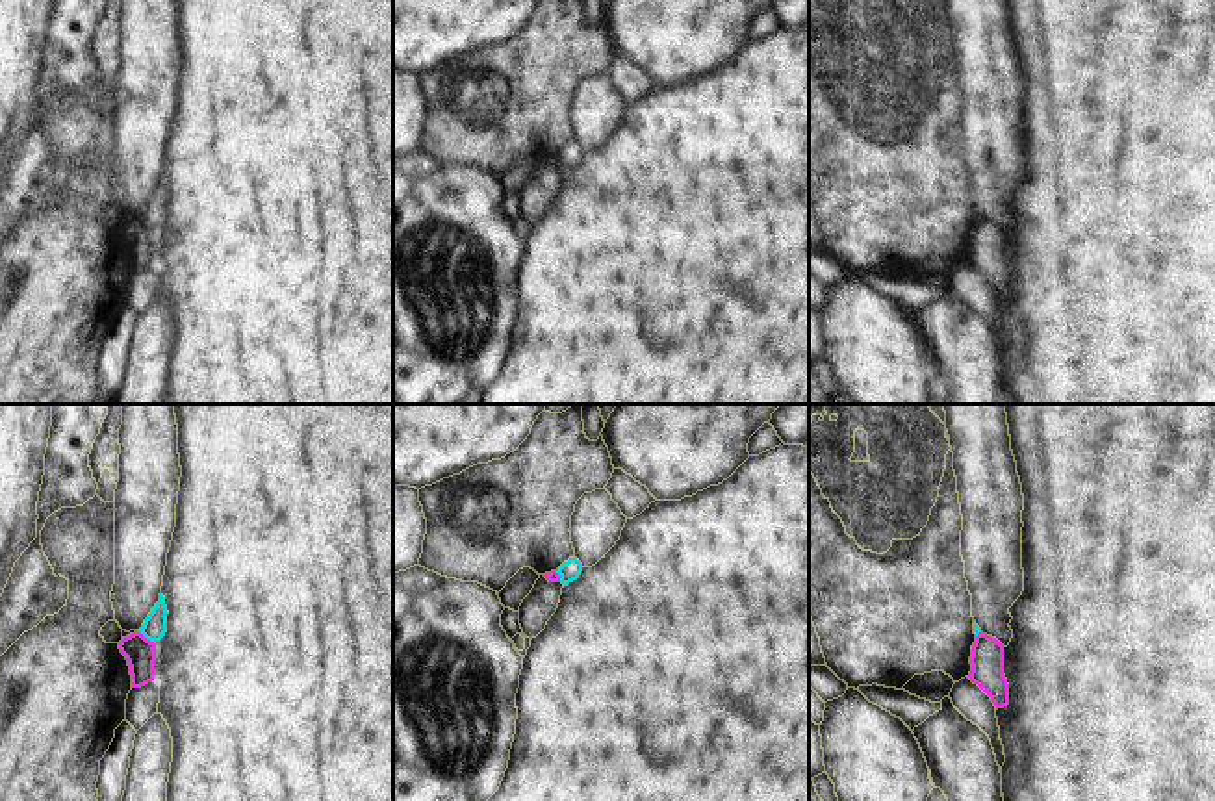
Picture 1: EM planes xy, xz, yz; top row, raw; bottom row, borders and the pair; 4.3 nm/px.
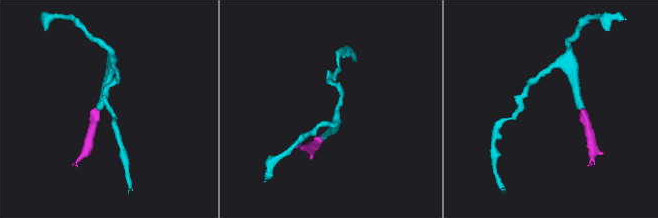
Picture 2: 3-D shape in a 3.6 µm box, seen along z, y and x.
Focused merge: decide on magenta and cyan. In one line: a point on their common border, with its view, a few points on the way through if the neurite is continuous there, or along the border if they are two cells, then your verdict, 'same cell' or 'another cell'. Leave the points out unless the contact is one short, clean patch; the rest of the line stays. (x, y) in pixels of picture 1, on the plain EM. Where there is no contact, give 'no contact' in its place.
xy (145, 223) | along xy (140, 216), (154, 228) | another cell

